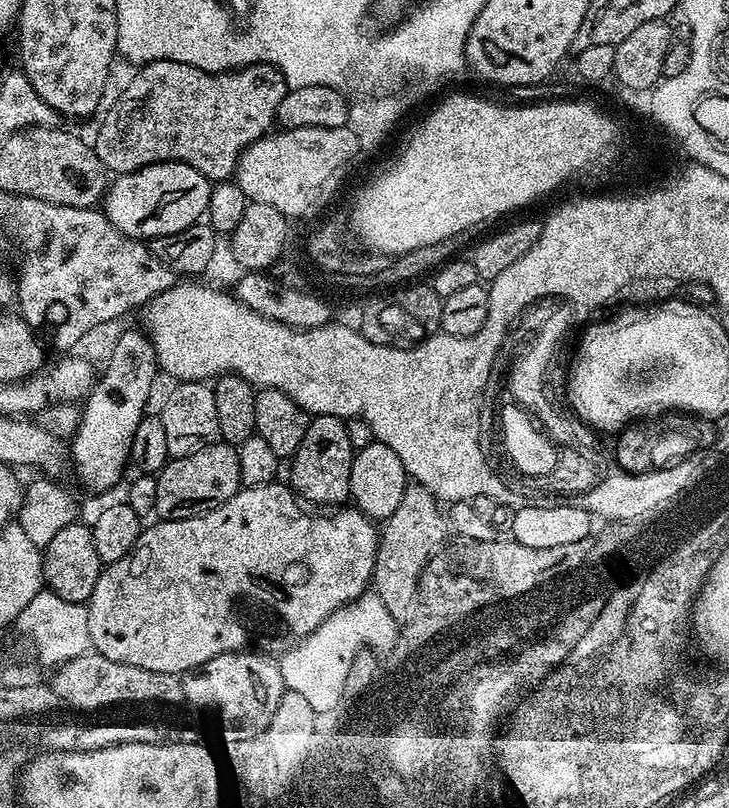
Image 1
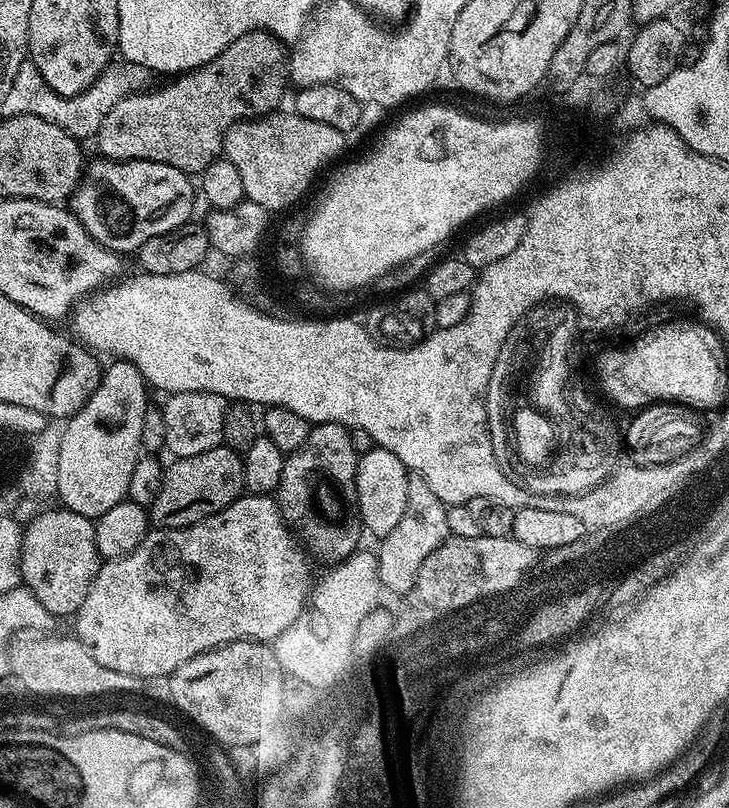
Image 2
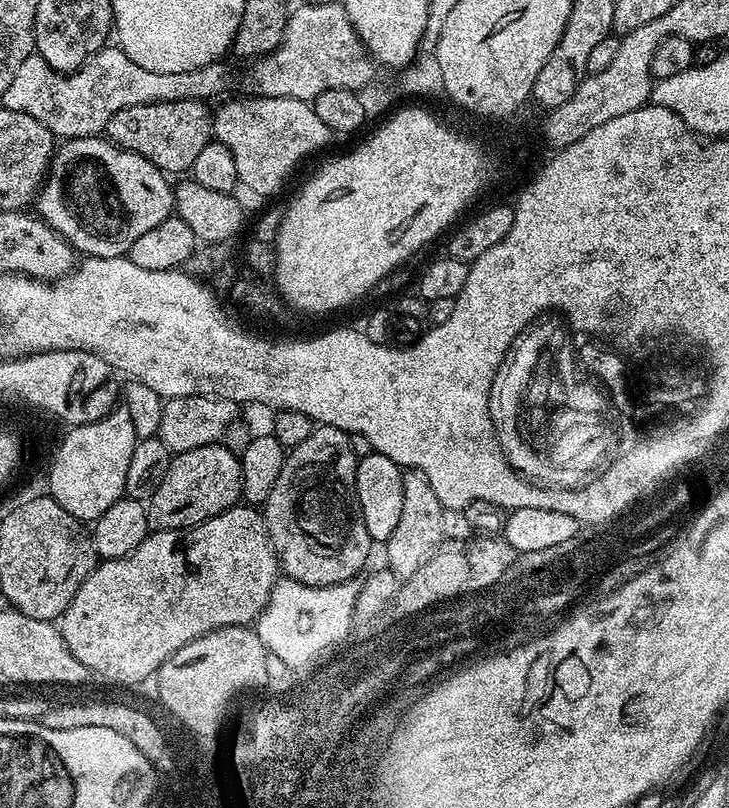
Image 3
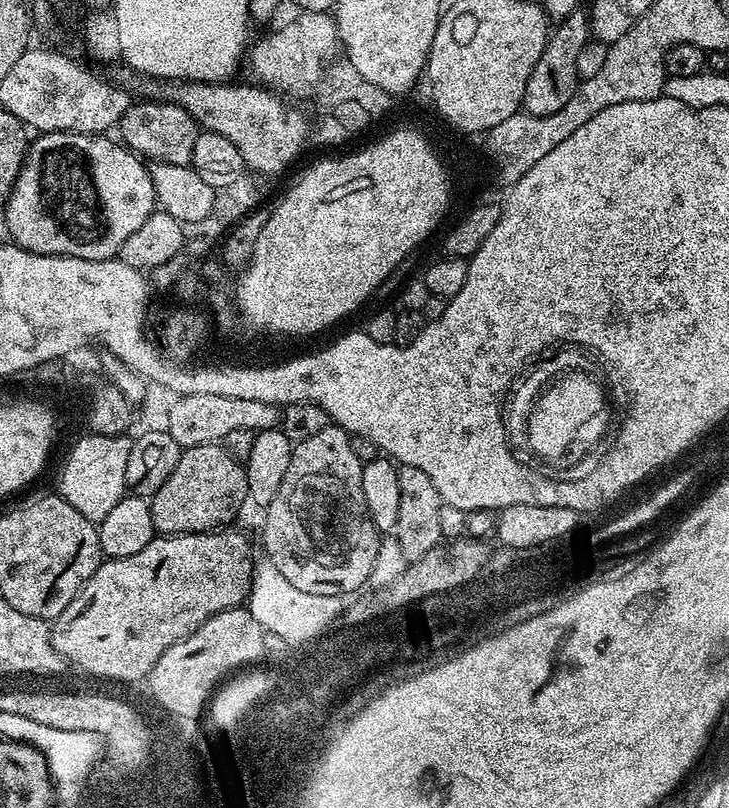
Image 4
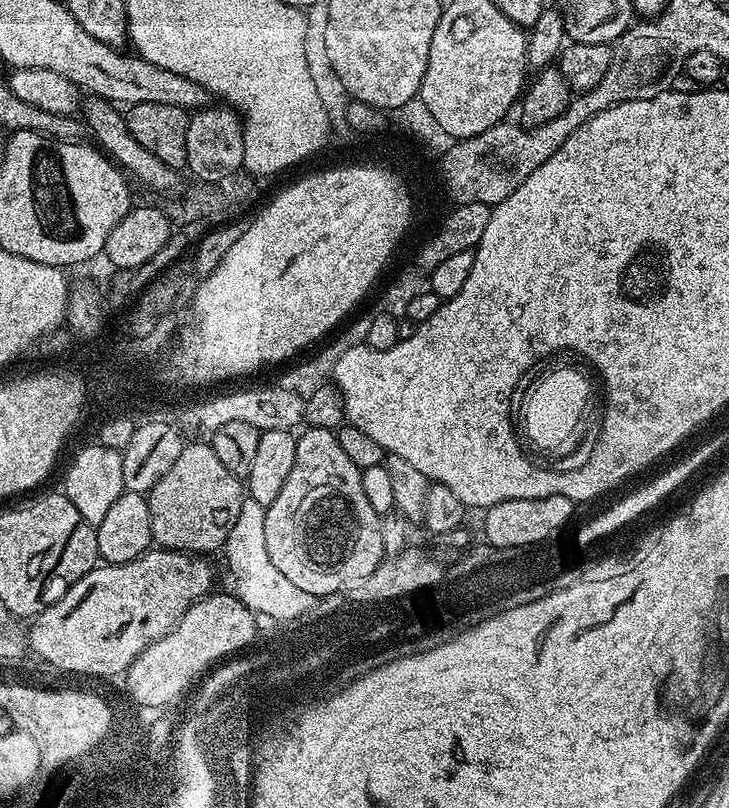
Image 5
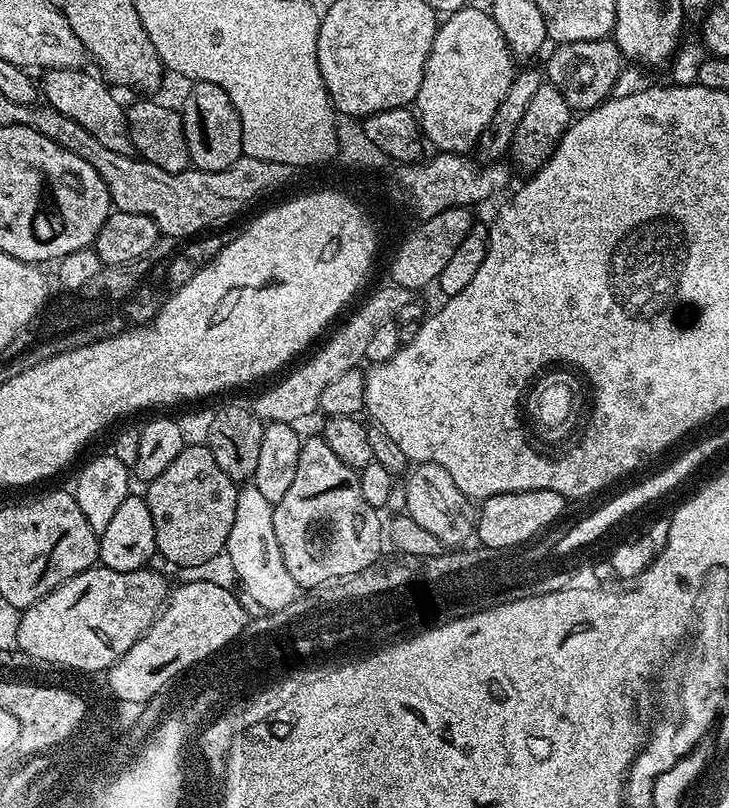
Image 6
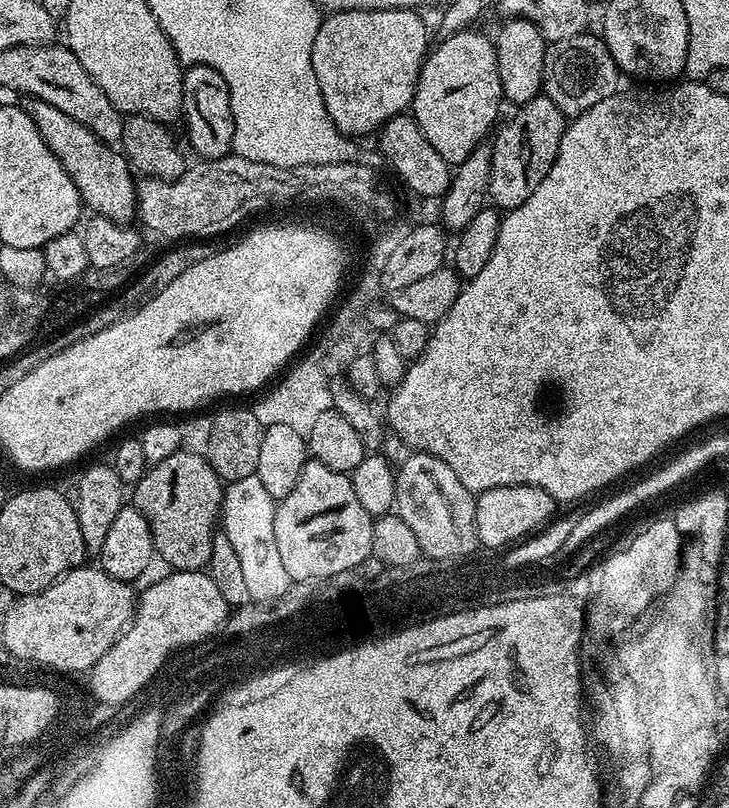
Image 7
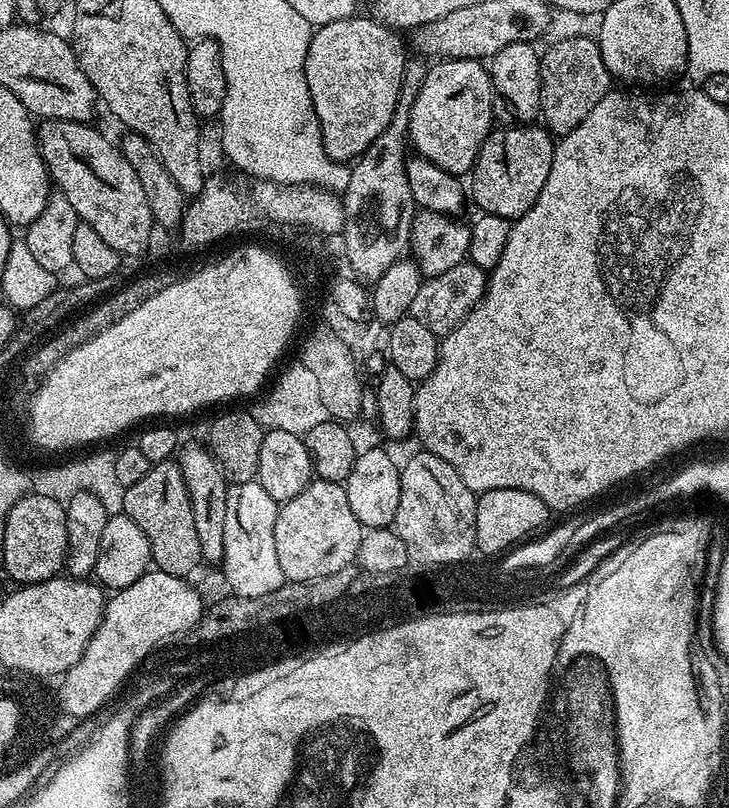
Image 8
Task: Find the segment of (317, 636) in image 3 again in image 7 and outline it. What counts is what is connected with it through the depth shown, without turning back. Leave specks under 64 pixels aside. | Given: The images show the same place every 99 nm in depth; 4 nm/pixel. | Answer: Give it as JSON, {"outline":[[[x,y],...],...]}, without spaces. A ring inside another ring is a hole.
{"outline":[[[256,475],[231,481],[224,489],[222,531],[238,554],[253,601],[276,600],[290,587],[286,566],[282,566],[282,558],[278,555],[278,542],[274,542],[275,513],[276,504]]]}

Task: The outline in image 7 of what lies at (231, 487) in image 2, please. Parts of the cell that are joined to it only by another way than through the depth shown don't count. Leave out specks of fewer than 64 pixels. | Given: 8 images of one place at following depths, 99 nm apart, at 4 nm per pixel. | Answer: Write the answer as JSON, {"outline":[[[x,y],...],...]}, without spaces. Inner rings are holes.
{"outline":[[[183,450],[151,465],[143,478],[131,489],[131,503],[140,511],[142,518],[146,518],[146,526],[150,526],[155,555],[159,559],[161,556],[169,564],[169,569],[178,572],[198,572],[207,569],[211,557],[211,540],[218,531],[218,521],[222,516],[224,489],[225,485],[220,475],[212,468],[207,455],[199,456]]]}

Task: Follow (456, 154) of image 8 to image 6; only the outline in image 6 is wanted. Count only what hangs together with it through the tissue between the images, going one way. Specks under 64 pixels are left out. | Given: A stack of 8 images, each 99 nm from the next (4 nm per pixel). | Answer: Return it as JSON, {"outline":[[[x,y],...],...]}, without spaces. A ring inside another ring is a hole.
{"outline":[[[467,6],[439,21],[426,58],[422,86],[414,101],[423,139],[436,152],[468,154],[475,149],[494,110],[506,98],[514,75],[514,57],[491,11]]]}

